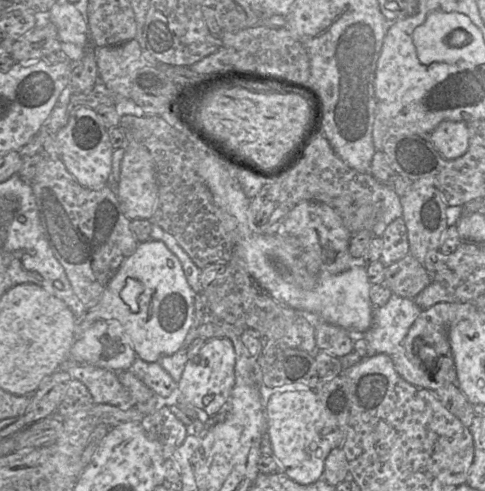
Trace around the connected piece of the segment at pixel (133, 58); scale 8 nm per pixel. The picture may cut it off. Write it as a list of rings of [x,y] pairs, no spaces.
[[[136,39],[115,46],[96,46],[94,56],[98,80],[118,98],[131,98],[132,82],[138,69],[147,64]]]

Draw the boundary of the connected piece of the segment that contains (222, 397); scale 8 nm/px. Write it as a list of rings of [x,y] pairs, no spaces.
[[[214,337],[205,341],[195,357],[188,359],[178,382],[181,399],[204,410],[210,417],[217,416],[228,401],[235,384],[235,351],[226,337]]]

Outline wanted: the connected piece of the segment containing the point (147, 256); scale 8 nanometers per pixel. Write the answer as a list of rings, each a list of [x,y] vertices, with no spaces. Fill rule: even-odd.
[[[163,241],[139,242],[107,283],[98,303],[79,317],[79,331],[97,320],[118,320],[136,355],[150,363],[173,355],[184,344],[193,325],[194,293],[177,256]]]

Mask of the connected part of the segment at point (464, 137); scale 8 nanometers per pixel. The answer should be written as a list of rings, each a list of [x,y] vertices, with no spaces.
[[[443,121],[429,137],[434,147],[447,160],[463,156],[469,147],[469,131],[465,122]]]

